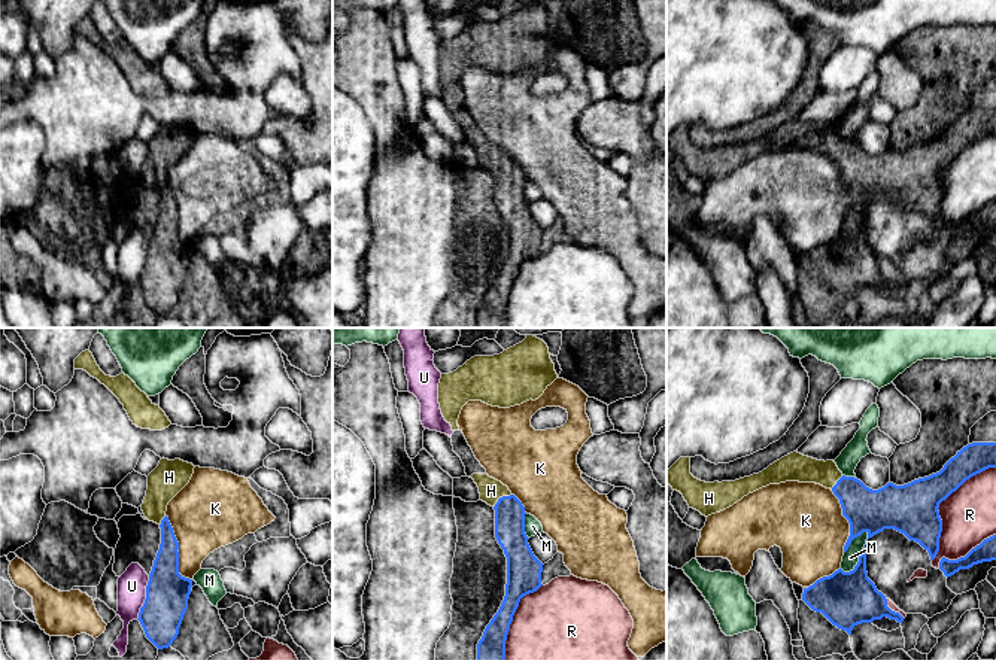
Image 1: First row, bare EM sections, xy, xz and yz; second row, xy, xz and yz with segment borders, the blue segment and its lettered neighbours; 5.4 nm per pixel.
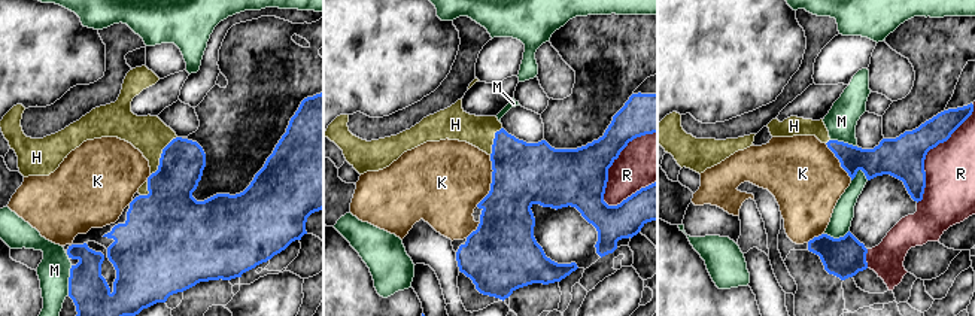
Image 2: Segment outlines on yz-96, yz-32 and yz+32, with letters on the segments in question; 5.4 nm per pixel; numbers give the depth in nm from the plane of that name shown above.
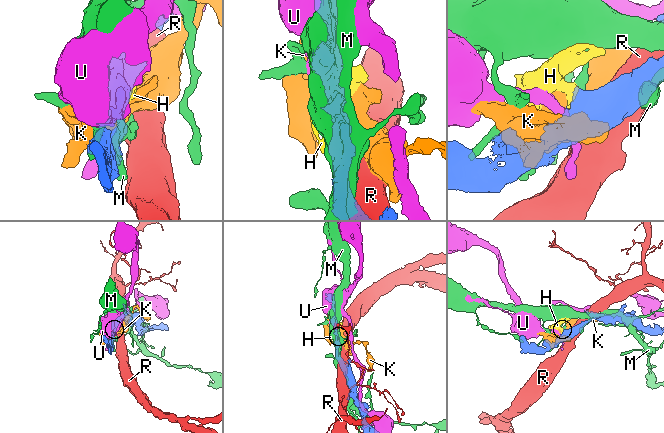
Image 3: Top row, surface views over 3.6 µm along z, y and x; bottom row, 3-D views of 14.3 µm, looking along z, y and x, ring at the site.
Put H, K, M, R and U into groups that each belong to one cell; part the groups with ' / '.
H / K / M / R / U

